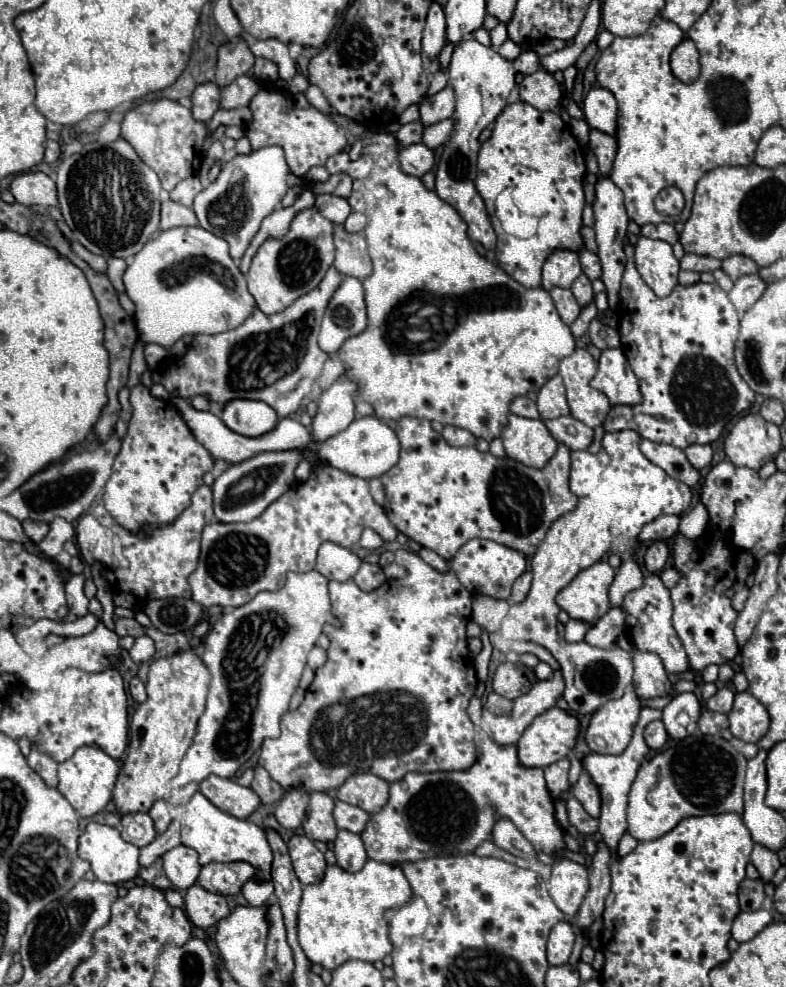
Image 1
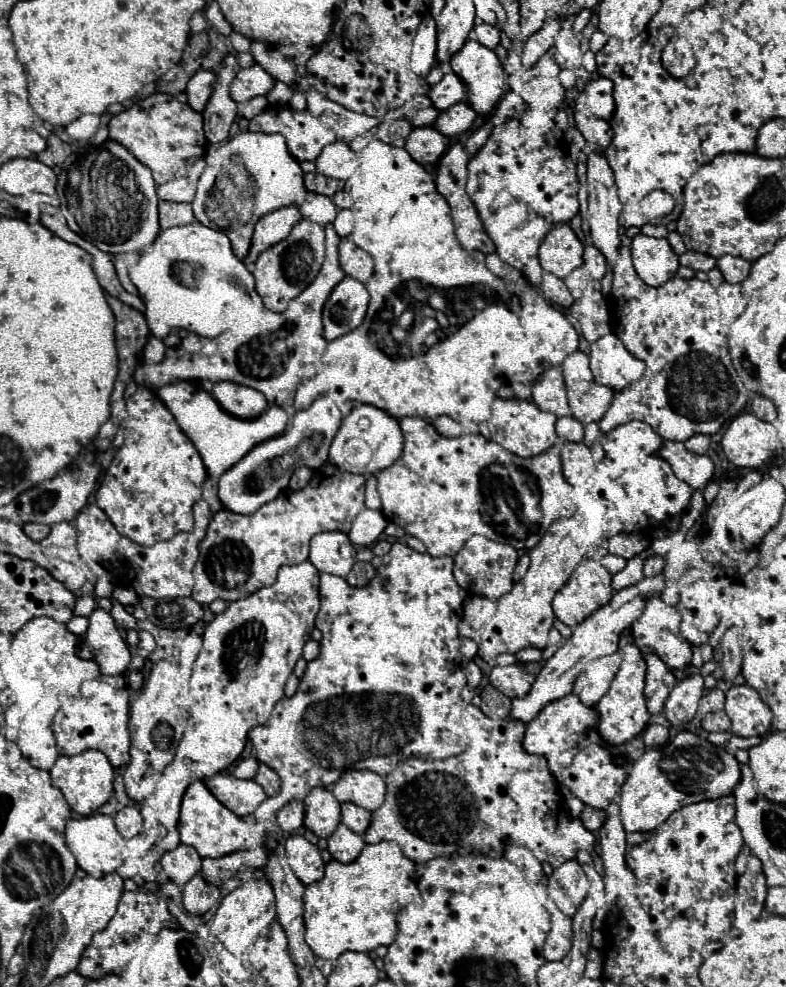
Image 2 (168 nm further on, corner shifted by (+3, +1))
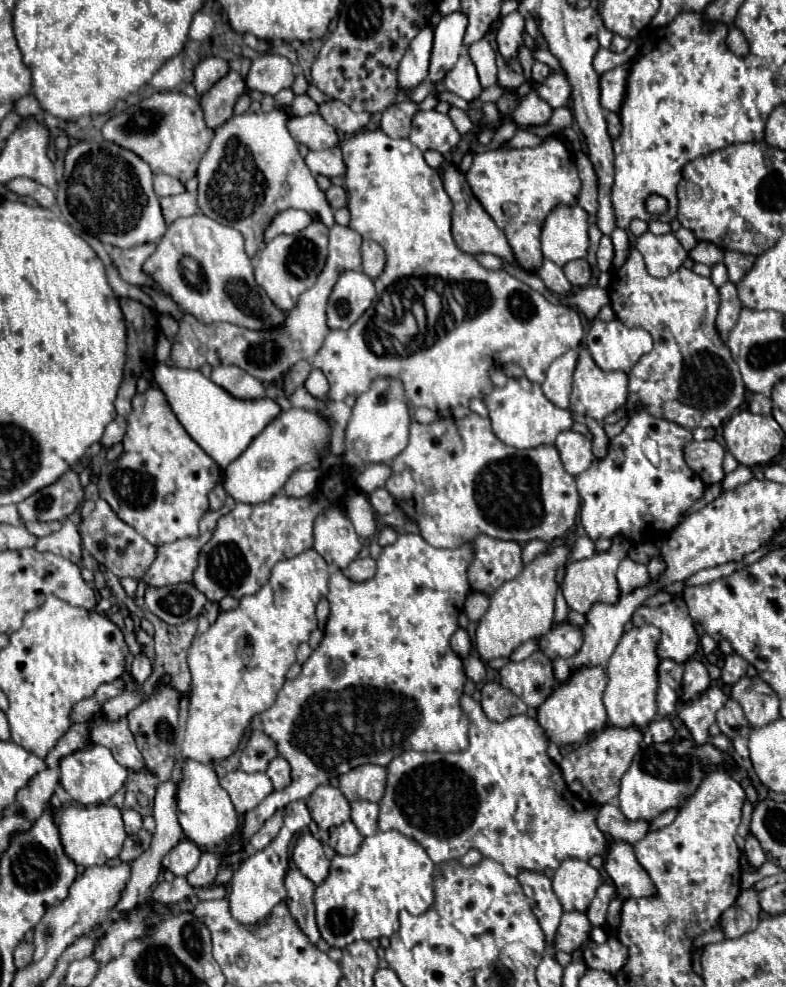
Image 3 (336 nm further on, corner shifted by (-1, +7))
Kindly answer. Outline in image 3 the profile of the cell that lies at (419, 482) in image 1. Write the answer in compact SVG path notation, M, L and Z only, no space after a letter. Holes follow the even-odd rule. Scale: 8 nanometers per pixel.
M471 412L467 414L465 418L461 420L455 420L455 418L439 418L437 422L431 422L431 424L419 424L419 422L413 422L411 424L411 434L409 434L409 444L407 448L393 460L391 464L393 468L393 476L387 480L387 490L395 496L395 502L403 508L403 512L415 520L419 524L419 530L421 530L421 536L431 544L431 546L437 546L437 548L449 548L449 546L457 546L457 542L469 542L469 540L475 540L477 536L485 534L485 536L491 536L491 538L497 538L497 540L515 540L515 542L529 542L533 538L545 538L547 542L555 540L555 538L561 538L573 524L575 524L575 518L577 518L577 512L579 512L579 494L577 494L577 486L575 486L575 478L571 474L567 474L567 470L563 468L563 462L557 454L557 448L555 446L537 446L537 448L531 448L531 450L517 450L513 446L507 446L503 444L491 430L491 420L489 418L481 418L479 414Z

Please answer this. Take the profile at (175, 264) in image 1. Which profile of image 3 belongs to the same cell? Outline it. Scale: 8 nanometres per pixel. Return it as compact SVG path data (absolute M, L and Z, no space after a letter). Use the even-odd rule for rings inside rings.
M197 212L195 216L175 220L167 228L163 240L157 244L155 254L145 262L143 270L153 276L159 290L163 290L167 296L171 296L179 304L181 312L193 314L197 320L201 320L205 324L231 322L231 324L243 326L247 330L273 330L285 322L285 312L279 310L269 300L269 296L257 286L257 282L253 278L251 258L245 252L241 232L235 228L223 226L223 224L207 218L205 214Z

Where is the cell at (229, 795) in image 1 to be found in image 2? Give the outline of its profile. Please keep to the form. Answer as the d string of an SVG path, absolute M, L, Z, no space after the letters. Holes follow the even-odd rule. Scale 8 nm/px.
M215 774L205 780L209 792L237 816L253 814L267 798L263 788L253 780L237 780L231 774Z

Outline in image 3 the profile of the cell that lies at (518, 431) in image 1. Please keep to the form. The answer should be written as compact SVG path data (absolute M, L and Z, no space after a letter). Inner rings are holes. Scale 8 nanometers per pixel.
M525 376L509 378L503 388L493 388L487 396L483 396L483 402L489 410L493 432L497 438L501 438L501 442L513 448L537 448L541 444L553 444L561 430L569 430L573 426L571 412L549 402L541 386L529 382Z

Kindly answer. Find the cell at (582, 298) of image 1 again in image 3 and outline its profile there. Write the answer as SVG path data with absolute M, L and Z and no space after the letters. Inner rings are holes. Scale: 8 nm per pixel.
M571 260L563 266L563 270L573 286L587 286L591 280L591 266L587 260Z

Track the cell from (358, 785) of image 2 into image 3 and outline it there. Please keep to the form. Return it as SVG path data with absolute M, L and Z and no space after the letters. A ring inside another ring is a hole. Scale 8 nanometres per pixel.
M363 764L347 774L339 776L339 790L345 794L349 802L369 800L379 802L385 792L387 770L377 764Z

